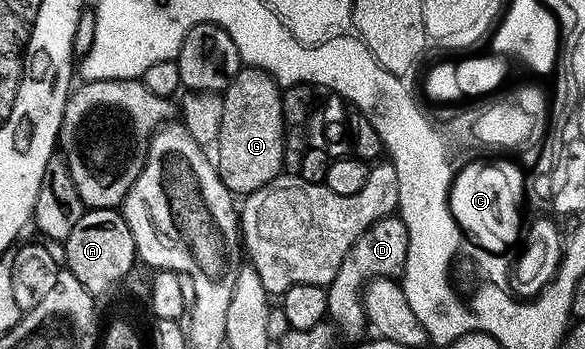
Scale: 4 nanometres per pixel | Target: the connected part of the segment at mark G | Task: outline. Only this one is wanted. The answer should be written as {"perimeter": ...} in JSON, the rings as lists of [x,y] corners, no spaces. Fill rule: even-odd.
{"perimeter":[[[240,67],[239,73],[231,79],[222,93],[221,138],[219,139],[219,159],[217,167],[221,182],[236,197],[245,198],[250,192],[261,190],[269,181],[275,180],[284,171],[285,129],[283,127],[283,93],[280,85],[259,68]]]}

